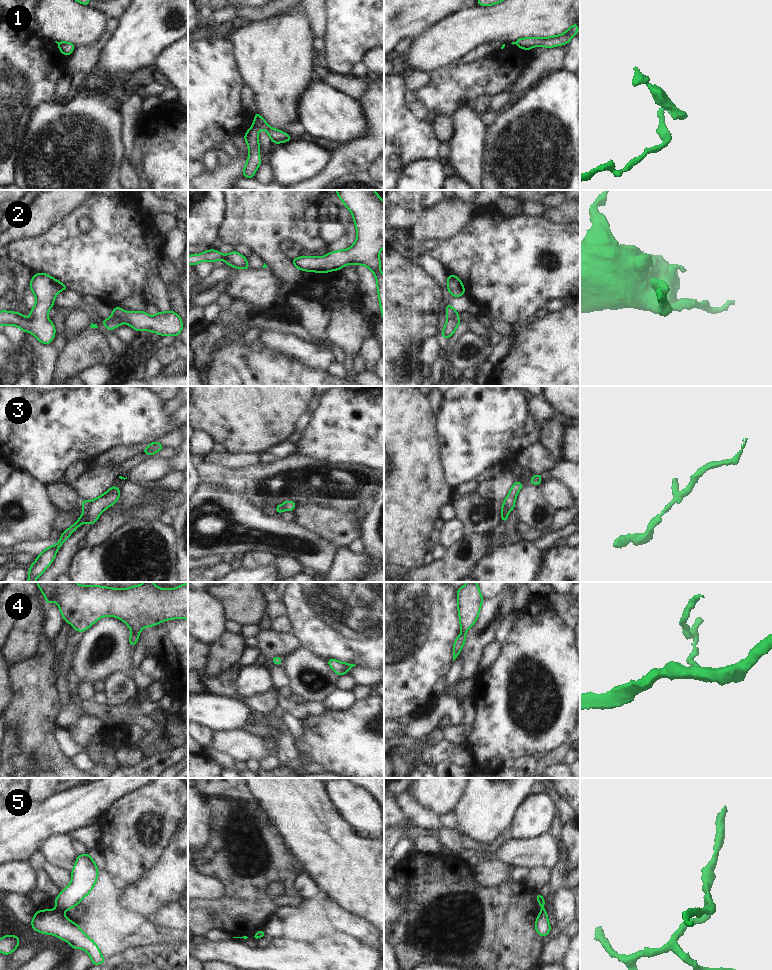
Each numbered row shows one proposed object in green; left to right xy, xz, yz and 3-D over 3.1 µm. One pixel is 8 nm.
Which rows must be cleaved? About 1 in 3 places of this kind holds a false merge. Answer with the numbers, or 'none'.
1, 3, 5

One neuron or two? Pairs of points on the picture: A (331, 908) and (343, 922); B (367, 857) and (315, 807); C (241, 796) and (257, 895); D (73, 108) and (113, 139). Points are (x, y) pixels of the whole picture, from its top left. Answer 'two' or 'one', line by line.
A: one
B: one
C: one
D: one

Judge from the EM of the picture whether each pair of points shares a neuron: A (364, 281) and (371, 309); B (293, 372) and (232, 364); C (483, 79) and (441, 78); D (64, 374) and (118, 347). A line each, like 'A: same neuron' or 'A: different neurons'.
A: same neuron
B: same neuron
C: same neuron
D: different neurons

